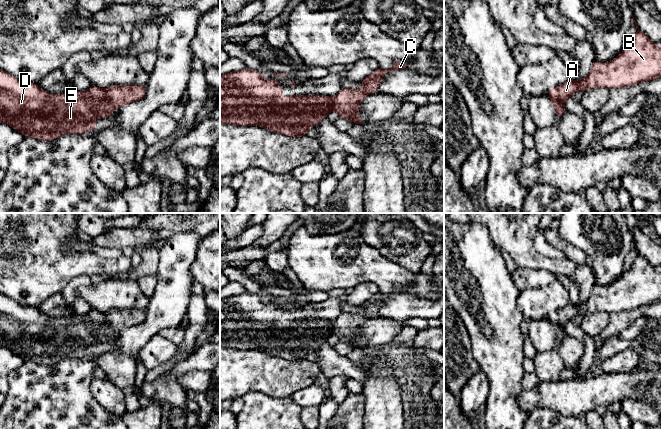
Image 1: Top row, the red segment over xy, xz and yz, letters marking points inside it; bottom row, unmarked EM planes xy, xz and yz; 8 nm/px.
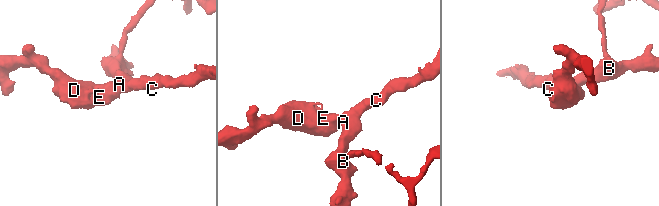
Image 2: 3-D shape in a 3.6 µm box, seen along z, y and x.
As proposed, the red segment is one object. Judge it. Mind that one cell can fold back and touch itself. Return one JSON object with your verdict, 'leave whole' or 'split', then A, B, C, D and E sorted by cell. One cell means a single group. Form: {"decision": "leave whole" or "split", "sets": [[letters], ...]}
{"decision": "split", "sets": [["A", "B", "C"], ["D", "E"]]}

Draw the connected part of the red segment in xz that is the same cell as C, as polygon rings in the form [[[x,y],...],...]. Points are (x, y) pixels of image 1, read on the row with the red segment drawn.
[[[396,62],[392,68],[384,70],[382,68],[376,69],[371,75],[367,76],[361,81],[362,89],[342,88],[335,96],[333,110],[336,111],[339,117],[348,119],[354,124],[364,125],[359,118],[359,104],[371,92],[378,91],[380,82],[383,79],[384,73],[393,73],[400,69],[407,69],[407,62]]]

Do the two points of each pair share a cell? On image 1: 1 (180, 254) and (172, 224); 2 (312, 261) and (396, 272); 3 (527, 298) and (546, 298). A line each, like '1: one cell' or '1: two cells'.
1: two cells
2: one cell
3: one cell

